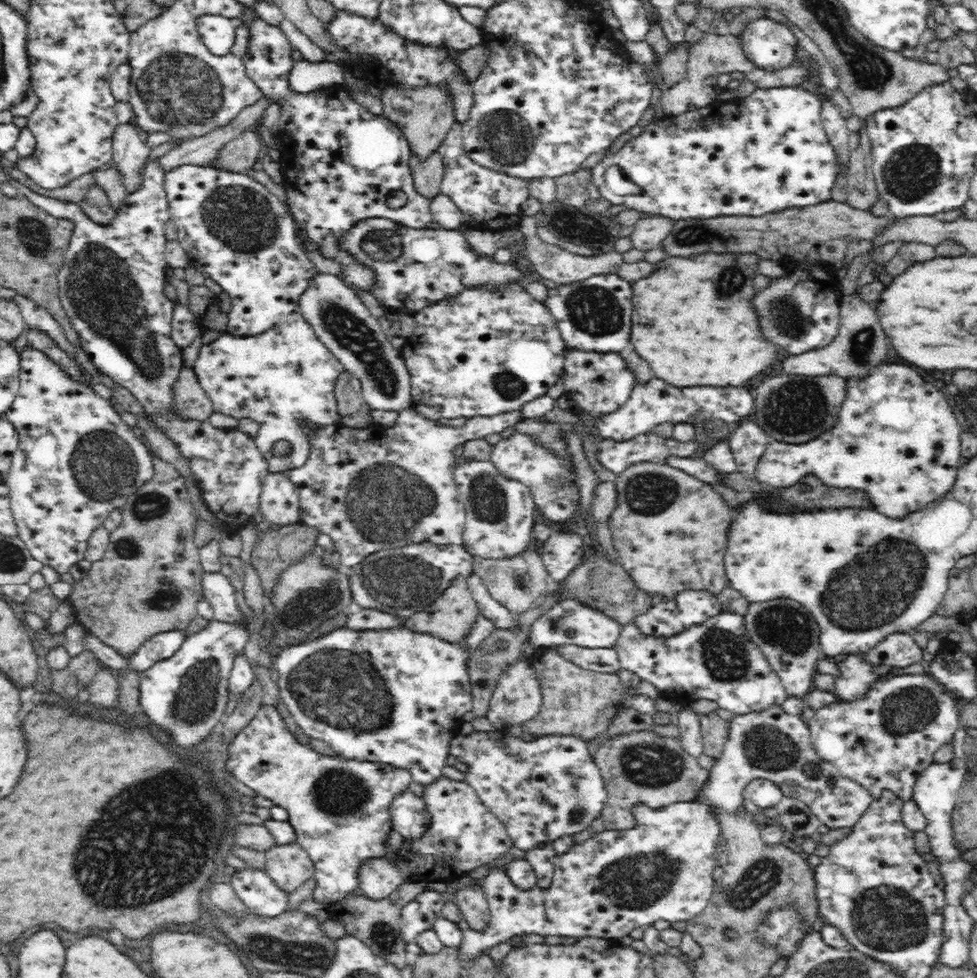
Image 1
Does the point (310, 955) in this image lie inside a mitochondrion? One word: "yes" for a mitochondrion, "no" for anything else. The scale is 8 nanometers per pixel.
yes

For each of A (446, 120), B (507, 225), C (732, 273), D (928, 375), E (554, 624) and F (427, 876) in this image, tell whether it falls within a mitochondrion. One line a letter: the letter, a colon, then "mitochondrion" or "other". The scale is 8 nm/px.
A: other
B: other
C: mitochondrion
D: other
E: other
F: other

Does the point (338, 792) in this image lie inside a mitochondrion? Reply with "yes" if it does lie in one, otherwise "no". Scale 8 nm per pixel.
yes

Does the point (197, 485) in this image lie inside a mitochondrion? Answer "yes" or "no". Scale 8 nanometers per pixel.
no

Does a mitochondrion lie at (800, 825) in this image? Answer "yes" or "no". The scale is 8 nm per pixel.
no

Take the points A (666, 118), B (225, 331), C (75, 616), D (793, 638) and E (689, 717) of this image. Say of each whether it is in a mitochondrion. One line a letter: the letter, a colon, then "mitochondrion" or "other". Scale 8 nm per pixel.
A: other
B: other
C: other
D: mitochondrion
E: other

